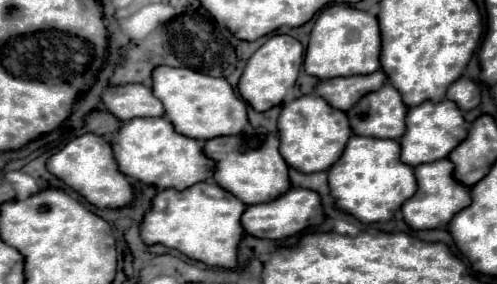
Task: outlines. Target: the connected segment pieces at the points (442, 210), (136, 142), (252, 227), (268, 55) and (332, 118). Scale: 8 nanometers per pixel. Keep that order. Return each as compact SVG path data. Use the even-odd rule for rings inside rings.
M441 159L437 163L425 163L421 167L415 167L415 179L417 179L417 191L411 199L407 199L401 205L401 213L405 223L411 229L437 229L445 227L449 219L453 219L453 211L461 211L465 203L469 203L469 187L457 183L453 179L453 163L449 159Z
M135 117L123 121L111 139L113 157L121 173L155 187L191 187L199 181L211 181L215 163L205 157L203 147L195 139L177 135L173 125L165 117Z
M291 187L287 193L275 197L273 201L267 201L267 203L247 205L247 209L241 215L241 225L247 235L259 237L259 239L269 239L269 241L293 237L297 233L303 233L309 227L317 227L319 223L323 223L323 207L321 207L319 195L315 191L303 189L303 187Z
M273 35L251 55L249 63L245 65L245 71L239 79L239 95L255 111L267 111L271 107L277 107L283 103L285 93L293 87L301 65L303 65L301 43L289 35Z
M303 95L291 103L285 103L277 119L277 129L281 157L289 167L301 173L327 171L329 163L341 155L341 147L345 147L351 137L351 127L345 113L329 107L319 95Z

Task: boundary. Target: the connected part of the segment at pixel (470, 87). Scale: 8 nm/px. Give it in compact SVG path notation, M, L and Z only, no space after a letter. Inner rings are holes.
M461 77L447 89L445 97L449 101L453 101L461 111L469 111L469 109L475 109L479 105L481 91L479 91L477 83L473 83L467 77Z

